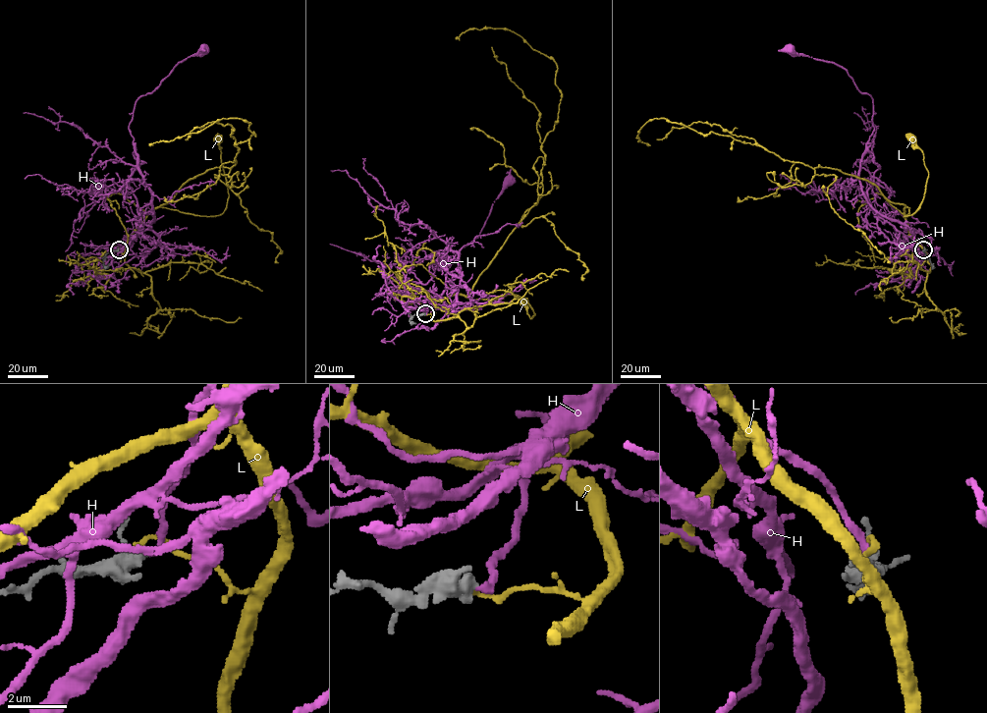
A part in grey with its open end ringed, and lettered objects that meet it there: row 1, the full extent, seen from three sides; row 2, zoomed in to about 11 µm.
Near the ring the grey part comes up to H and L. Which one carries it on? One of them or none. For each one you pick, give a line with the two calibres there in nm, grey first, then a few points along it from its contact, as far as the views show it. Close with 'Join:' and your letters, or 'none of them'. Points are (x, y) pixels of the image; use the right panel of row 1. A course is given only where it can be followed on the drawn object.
H: 340 nm thick on the grey side, 200 nm on the other; it runs (924, 249), (884, 220), (868, 197), (871, 175), (860, 159), (874, 129), (872, 97), (845, 69), (790, 48)
Join: H

